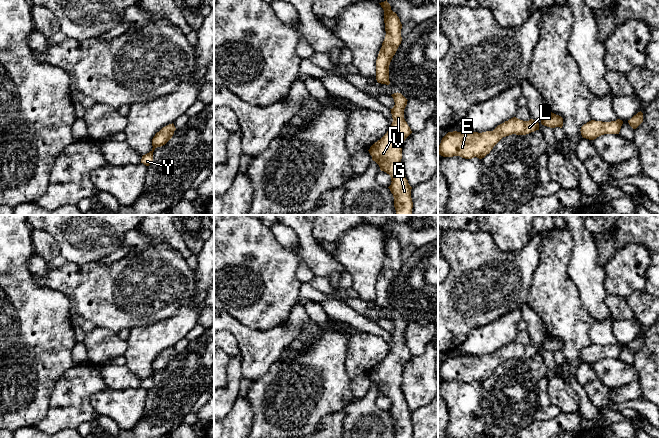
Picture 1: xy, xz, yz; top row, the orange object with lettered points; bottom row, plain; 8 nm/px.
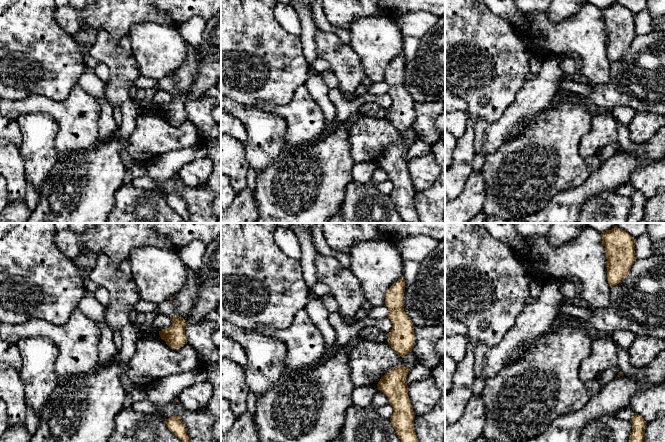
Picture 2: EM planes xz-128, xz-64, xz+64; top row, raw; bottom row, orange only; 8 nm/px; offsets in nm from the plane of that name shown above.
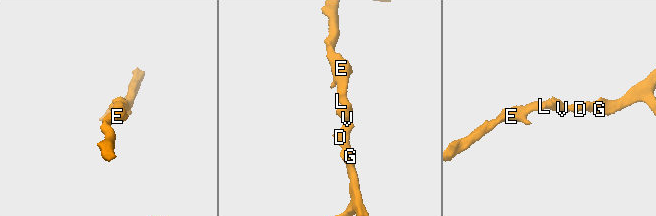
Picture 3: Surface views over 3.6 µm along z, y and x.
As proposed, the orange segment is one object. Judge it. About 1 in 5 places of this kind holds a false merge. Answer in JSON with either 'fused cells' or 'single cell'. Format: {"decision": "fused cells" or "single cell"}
{"decision": "single cell"}

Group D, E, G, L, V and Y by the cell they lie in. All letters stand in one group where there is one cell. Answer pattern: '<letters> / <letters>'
D E G L V Y

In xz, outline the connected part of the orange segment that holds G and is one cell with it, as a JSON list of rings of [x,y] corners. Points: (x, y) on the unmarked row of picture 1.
[[[401,317],[391,319],[395,329],[391,334],[393,346],[387,357],[368,374],[381,395],[391,401],[391,409],[388,411],[394,421],[396,439],[412,439],[413,426],[411,413],[406,403],[402,390],[402,372],[405,363],[412,357],[404,343],[404,333],[407,323]]]

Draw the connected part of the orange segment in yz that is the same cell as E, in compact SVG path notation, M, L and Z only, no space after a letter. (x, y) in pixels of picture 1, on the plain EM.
M516 341L498 349L493 355L448 356L438 370L438 378L443 381L460 380L465 383L484 382L503 362L512 358L526 359L539 354L539 347L533 343L523 345Z

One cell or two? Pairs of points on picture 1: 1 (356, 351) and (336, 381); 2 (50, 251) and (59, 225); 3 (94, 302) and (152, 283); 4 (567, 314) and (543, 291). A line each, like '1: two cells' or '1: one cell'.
1: two cells
2: two cells
3: one cell
4: one cell

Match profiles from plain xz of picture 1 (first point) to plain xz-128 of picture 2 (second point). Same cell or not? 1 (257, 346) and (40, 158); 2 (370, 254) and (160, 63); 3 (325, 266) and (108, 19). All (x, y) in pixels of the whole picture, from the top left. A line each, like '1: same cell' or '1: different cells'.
1: same cell
2: same cell
3: different cells

